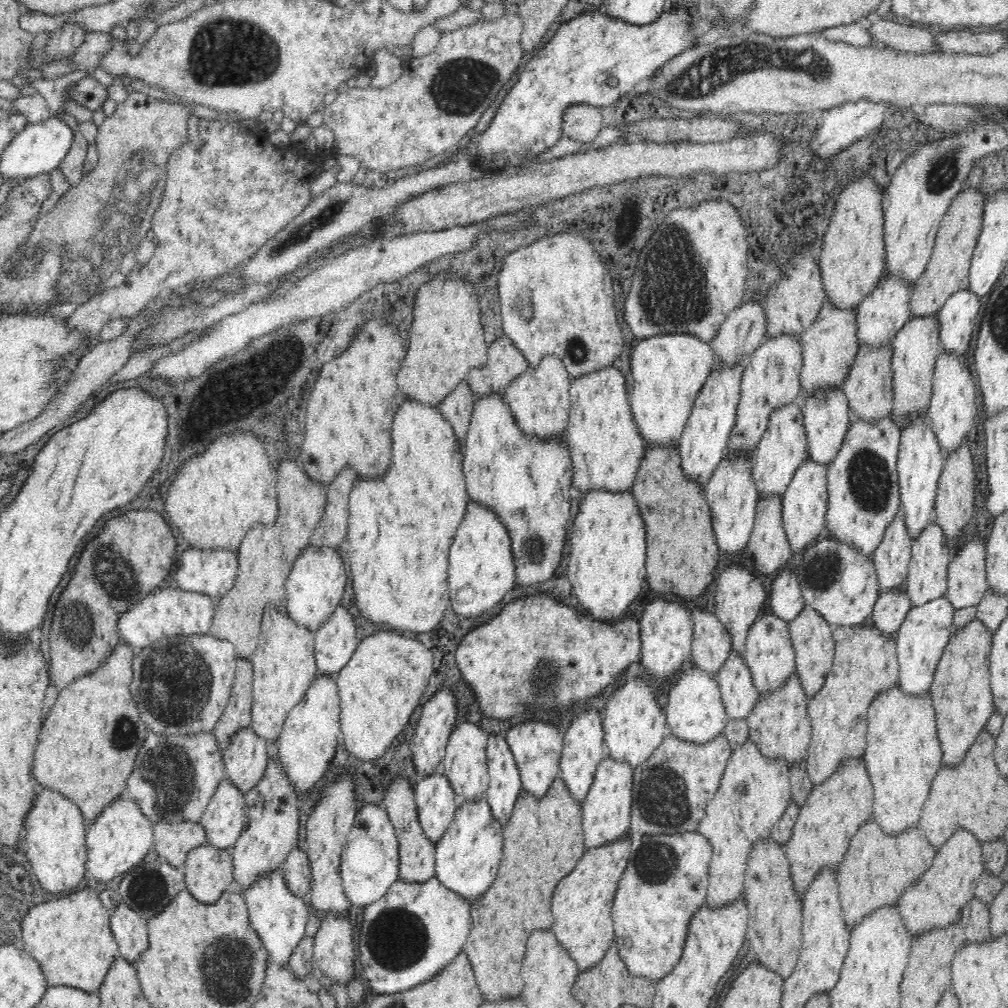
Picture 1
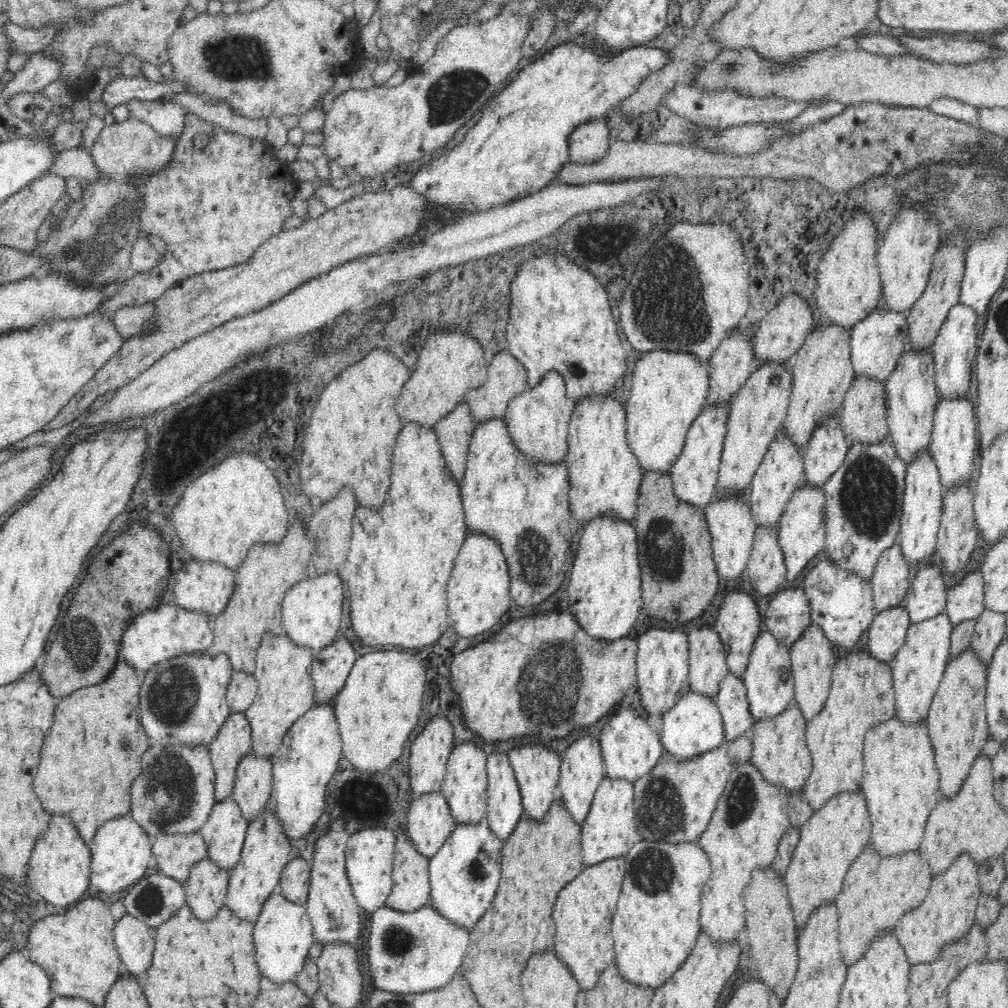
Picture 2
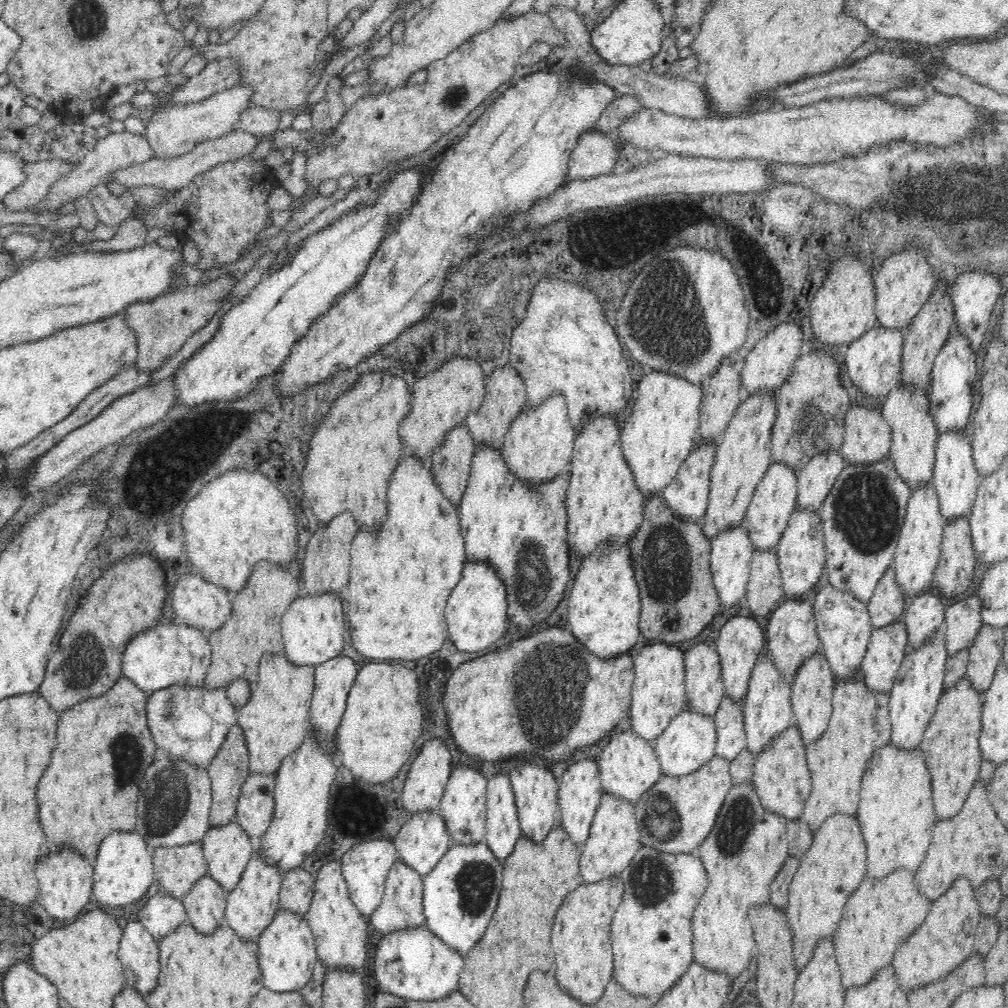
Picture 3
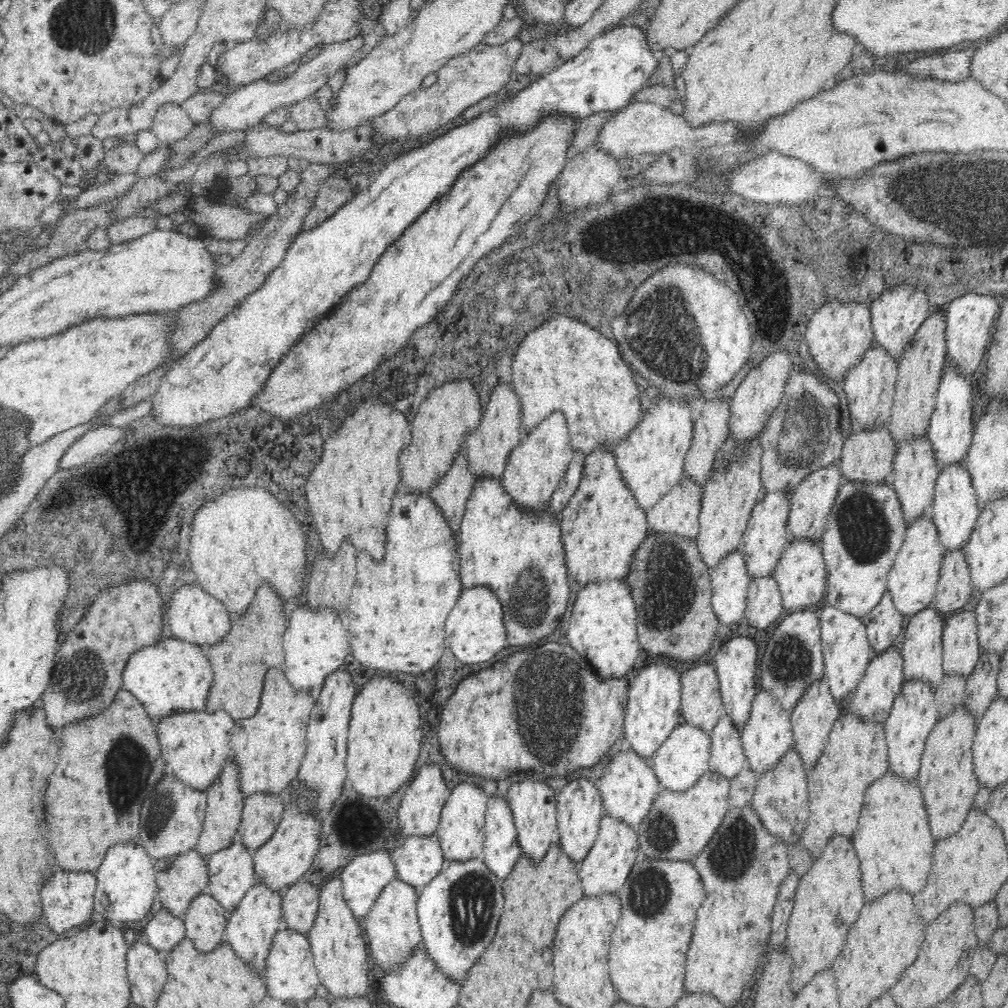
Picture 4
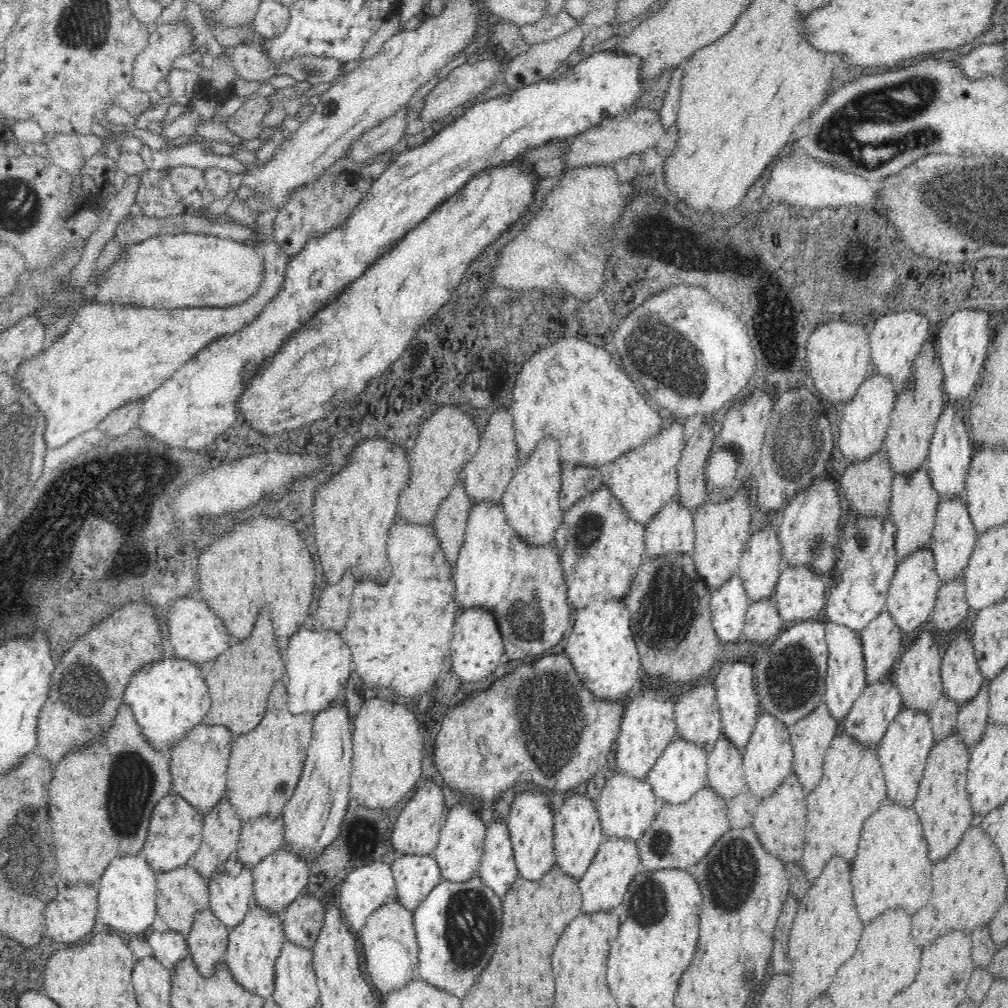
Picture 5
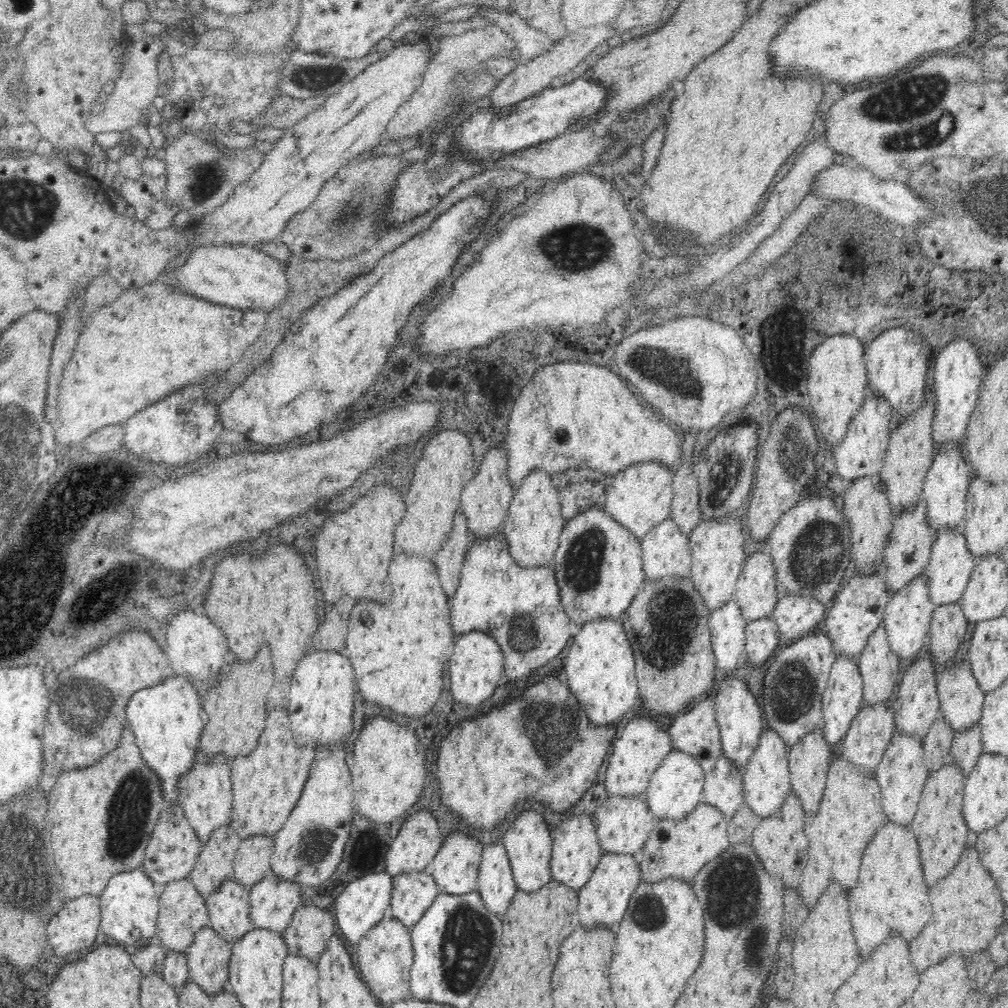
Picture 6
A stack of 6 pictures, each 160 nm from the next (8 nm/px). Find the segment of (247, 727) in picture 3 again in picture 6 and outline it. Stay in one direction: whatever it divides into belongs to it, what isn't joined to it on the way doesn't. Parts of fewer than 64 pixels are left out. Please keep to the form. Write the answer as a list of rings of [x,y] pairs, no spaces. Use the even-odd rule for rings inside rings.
[[[274,710],[266,718],[266,730],[260,738],[256,756],[240,756],[232,762],[232,790],[234,790],[232,830],[241,840],[256,834],[275,835],[274,828],[282,828],[284,820],[287,820],[301,796],[314,751],[310,746],[304,748],[295,743],[290,732],[292,732],[290,722],[282,720],[282,716],[276,714]],[[282,766],[288,766],[288,770],[282,770]]]

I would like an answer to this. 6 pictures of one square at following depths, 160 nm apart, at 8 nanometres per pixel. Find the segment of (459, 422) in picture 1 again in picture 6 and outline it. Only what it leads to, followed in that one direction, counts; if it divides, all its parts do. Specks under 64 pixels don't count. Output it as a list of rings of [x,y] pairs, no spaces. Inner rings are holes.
[[[458,508],[454,514],[454,520],[452,520],[452,530],[450,530],[440,554],[436,556],[440,584],[442,584],[448,598],[452,598],[458,588],[460,568],[462,568],[462,562],[464,562],[466,552],[470,548],[470,542],[465,514]]]

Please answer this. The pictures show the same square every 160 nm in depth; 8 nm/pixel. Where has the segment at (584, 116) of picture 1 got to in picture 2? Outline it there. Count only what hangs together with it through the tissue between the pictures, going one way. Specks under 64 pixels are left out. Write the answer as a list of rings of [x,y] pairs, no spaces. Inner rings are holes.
[[[603,119],[588,120],[568,136],[569,160],[576,164],[590,164],[604,158],[612,143]]]

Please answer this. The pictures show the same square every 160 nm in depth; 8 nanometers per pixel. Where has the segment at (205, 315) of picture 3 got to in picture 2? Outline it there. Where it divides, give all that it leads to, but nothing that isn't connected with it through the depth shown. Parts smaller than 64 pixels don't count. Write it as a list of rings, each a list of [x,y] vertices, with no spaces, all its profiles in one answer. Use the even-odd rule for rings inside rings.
[[[148,301],[143,305],[128,305],[120,307],[111,316],[114,327],[122,337],[142,336],[150,332],[151,321],[153,320],[156,305]]]

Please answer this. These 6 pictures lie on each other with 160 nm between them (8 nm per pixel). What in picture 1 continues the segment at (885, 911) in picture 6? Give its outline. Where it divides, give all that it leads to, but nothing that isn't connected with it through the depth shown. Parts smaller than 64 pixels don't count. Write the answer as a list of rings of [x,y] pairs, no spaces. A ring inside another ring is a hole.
[[[900,688],[880,694],[867,712],[866,768],[874,784],[874,820],[886,834],[902,834],[902,830],[918,826],[930,784],[940,766],[940,740],[934,722],[931,693],[920,698],[904,696]]]

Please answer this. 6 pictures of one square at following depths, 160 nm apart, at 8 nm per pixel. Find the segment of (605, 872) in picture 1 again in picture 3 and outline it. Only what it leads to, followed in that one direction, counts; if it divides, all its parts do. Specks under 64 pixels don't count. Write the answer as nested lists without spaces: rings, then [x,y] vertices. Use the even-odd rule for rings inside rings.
[[[620,875],[610,876],[608,880],[596,882],[596,884],[582,884],[572,894],[568,894],[568,898],[564,900],[564,904],[560,906],[560,910],[556,914],[554,928],[552,928],[552,950],[554,950],[554,958],[556,958],[556,978],[566,994],[574,996],[576,1000],[580,1000],[584,1004],[596,1004],[606,990],[606,984],[612,978],[613,950],[612,944],[610,944],[610,928],[616,909],[622,902],[623,892]]]

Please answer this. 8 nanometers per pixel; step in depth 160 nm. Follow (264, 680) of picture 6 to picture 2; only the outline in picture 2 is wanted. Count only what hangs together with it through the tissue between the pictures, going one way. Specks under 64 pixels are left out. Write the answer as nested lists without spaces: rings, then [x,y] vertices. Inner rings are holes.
[[[289,516],[288,532],[282,542],[255,543],[248,548],[242,566],[237,570],[235,589],[220,614],[211,618],[209,625],[214,638],[209,648],[210,655],[224,655],[230,658],[235,673],[254,673],[254,658],[256,650],[262,642],[262,636],[272,631],[276,620],[280,620],[280,604],[288,588],[296,582],[308,577],[312,571],[312,554],[315,550],[315,540],[304,529],[298,517]]]

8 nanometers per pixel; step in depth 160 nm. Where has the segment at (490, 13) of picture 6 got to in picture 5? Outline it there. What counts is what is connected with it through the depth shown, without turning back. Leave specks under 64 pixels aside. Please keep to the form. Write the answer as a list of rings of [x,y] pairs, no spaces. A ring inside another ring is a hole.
[[[566,10],[553,16],[546,13],[540,20],[522,25],[520,36],[531,47],[538,43],[552,41],[577,25],[579,25],[578,19],[572,17]]]

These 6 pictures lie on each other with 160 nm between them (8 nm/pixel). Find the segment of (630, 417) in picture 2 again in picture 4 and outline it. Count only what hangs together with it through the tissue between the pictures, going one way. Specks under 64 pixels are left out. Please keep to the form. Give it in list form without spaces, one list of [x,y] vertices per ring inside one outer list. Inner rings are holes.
[[[661,393],[657,397],[642,414],[638,426],[626,438],[614,444],[612,450],[622,479],[644,512],[664,498],[684,477],[685,456],[692,442],[695,425],[690,417],[688,401],[665,398]]]

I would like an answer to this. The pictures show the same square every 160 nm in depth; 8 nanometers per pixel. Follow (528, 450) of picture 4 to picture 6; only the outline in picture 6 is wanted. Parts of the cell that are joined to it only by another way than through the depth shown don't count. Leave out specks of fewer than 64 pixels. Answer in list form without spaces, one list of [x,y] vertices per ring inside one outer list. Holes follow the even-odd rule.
[[[532,470],[514,491],[508,514],[501,526],[509,553],[522,568],[550,568],[567,520],[561,512],[561,495],[556,490],[553,477],[545,470]]]

